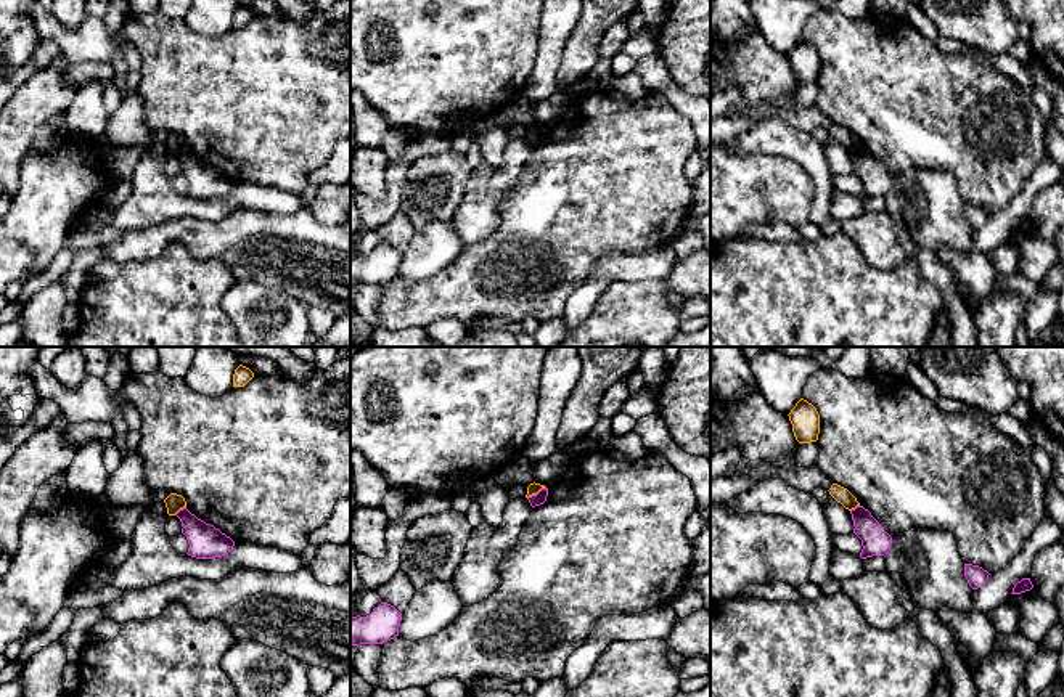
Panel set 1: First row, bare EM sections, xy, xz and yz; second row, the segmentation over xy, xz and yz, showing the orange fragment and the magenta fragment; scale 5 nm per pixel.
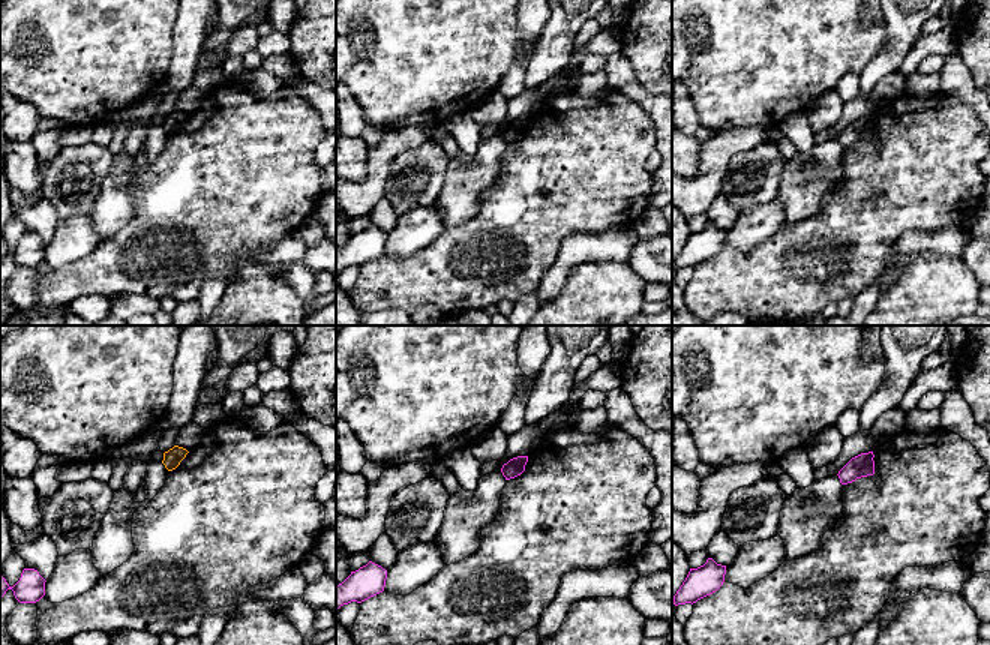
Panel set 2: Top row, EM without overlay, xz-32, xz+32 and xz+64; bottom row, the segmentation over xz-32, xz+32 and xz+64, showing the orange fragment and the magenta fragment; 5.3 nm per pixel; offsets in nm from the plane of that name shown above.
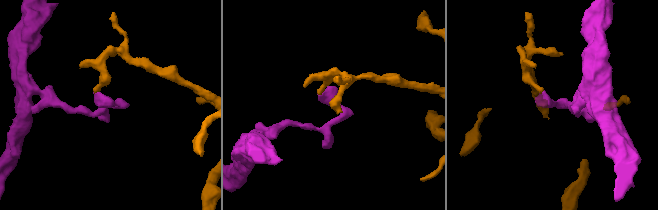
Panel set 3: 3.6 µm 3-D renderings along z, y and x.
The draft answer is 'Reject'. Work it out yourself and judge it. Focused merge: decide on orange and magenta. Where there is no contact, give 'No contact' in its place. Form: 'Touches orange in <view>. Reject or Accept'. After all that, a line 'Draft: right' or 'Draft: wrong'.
Touches orange in xz. Reject
Draft: right

